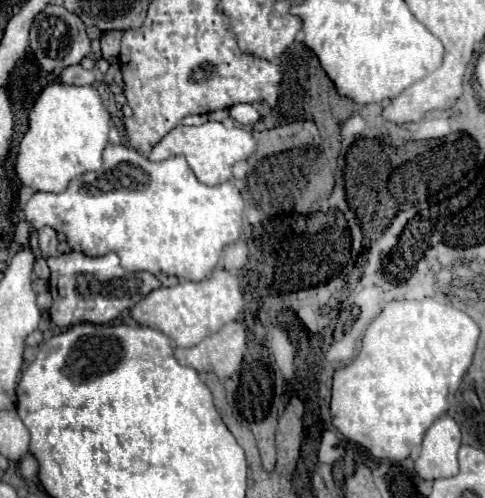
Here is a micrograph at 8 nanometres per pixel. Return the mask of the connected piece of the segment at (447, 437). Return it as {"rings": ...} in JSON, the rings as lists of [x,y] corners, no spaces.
{"rings":[[[444,415],[424,435],[420,457],[414,463],[416,473],[426,481],[454,477],[458,473],[458,449],[460,427],[452,417]]]}

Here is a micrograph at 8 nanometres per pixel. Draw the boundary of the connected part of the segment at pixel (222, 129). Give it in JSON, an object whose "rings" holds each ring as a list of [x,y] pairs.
{"rings":[[[208,121],[208,123],[200,125],[200,127],[184,127],[184,125],[174,127],[148,153],[148,159],[150,161],[166,161],[166,159],[170,159],[174,155],[184,155],[190,169],[200,179],[200,183],[214,187],[216,183],[232,181],[234,163],[238,163],[242,159],[250,159],[256,153],[256,149],[258,149],[258,143],[256,143],[256,139],[252,137],[250,131],[246,131],[242,127],[226,127],[222,123]]]}

